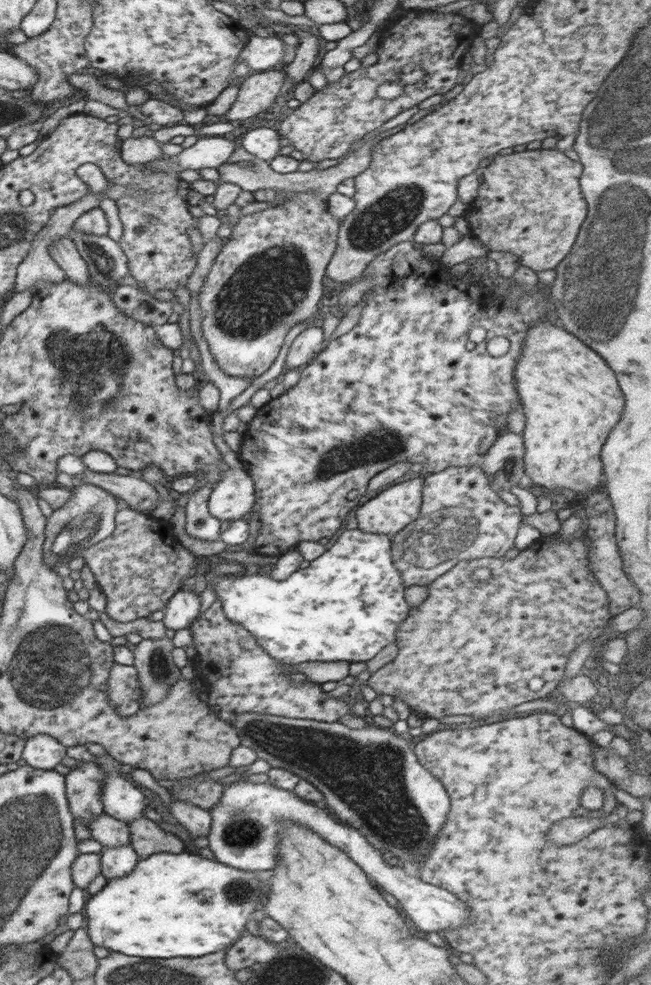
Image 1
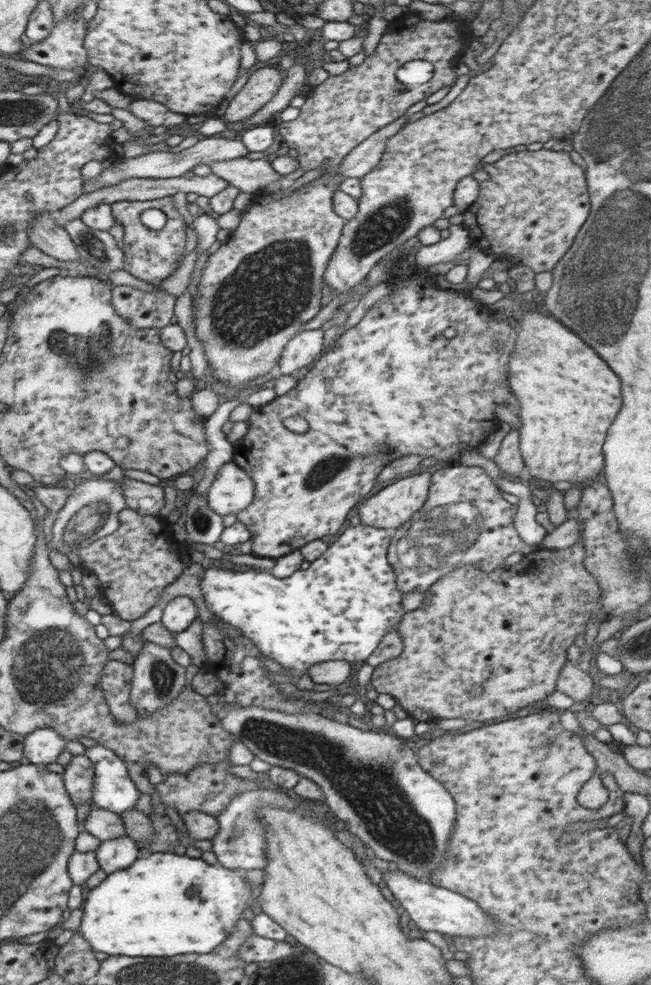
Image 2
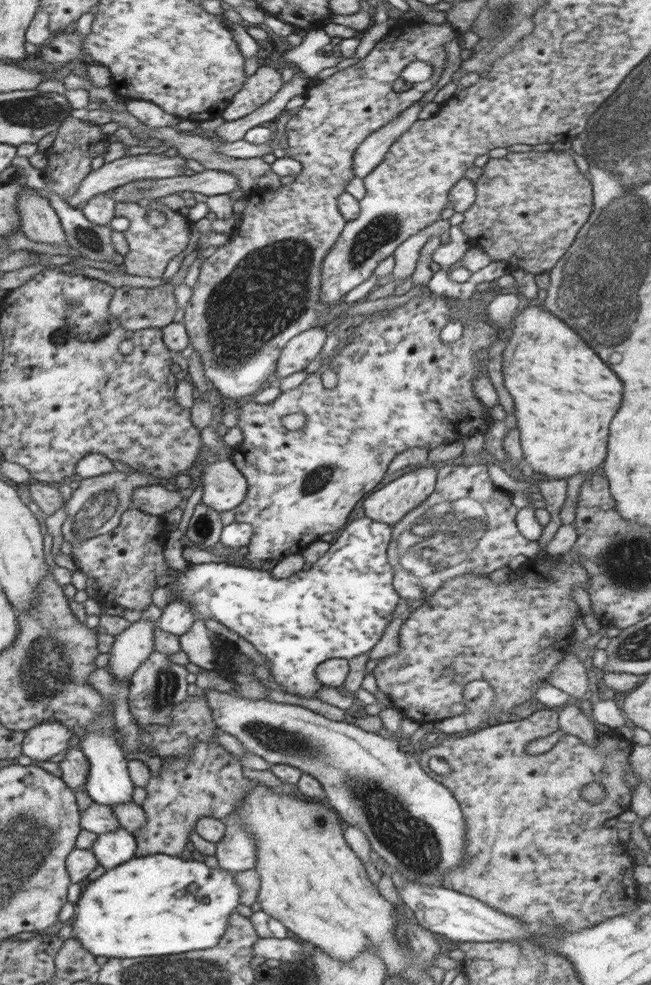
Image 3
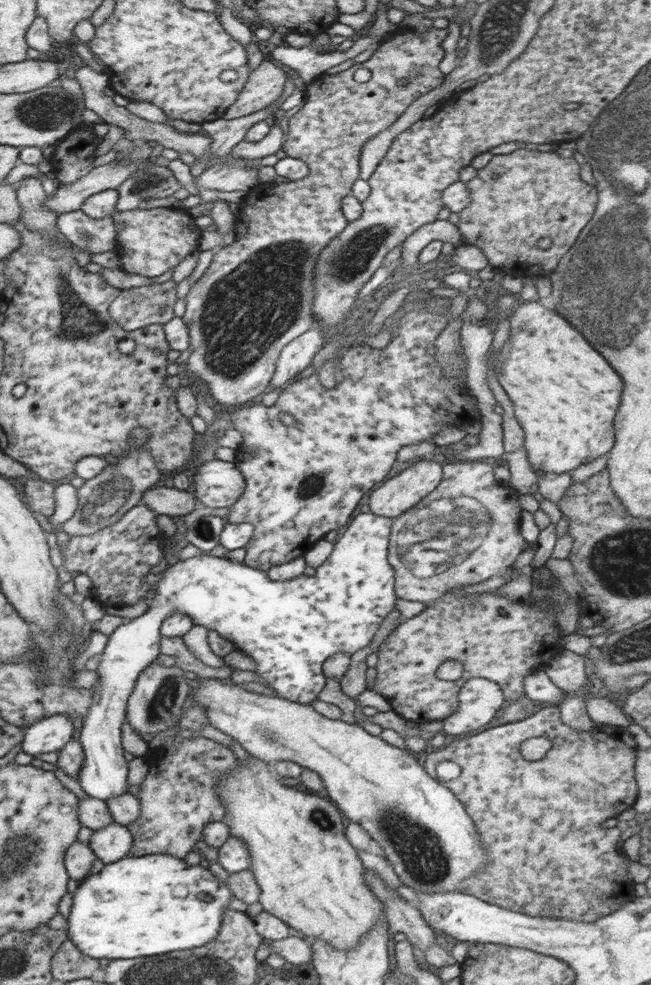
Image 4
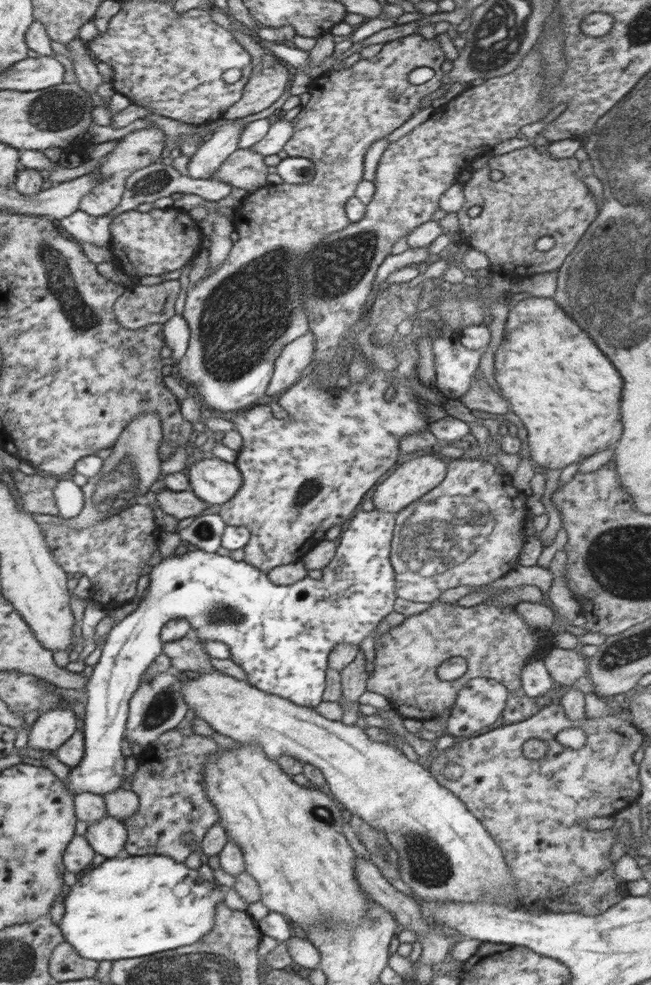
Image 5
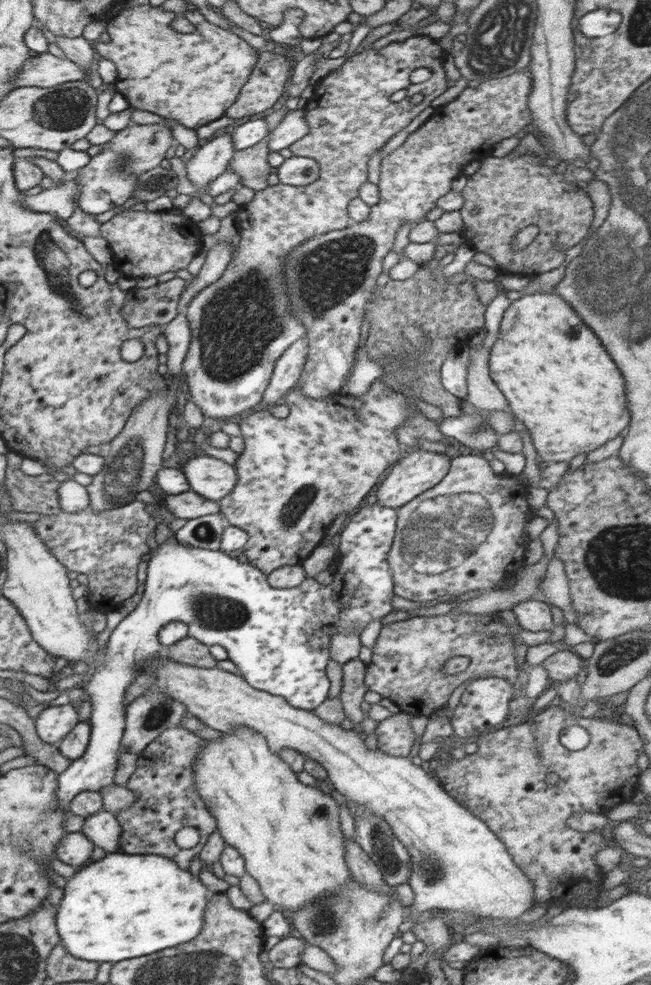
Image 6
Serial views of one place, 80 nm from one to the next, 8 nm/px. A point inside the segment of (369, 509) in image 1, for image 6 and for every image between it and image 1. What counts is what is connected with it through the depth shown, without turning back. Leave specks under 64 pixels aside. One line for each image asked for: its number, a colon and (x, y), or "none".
2: (396, 504)
3: (390, 504)
4: (403, 491)
5: (411, 480)
6: (418, 472)

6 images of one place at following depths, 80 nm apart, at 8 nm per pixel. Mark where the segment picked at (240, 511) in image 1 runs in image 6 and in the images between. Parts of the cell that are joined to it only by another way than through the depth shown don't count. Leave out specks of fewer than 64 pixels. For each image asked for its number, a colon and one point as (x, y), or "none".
2: (233, 490)
3: (225, 487)
4: (219, 484)
5: (215, 481)
6: (212, 478)

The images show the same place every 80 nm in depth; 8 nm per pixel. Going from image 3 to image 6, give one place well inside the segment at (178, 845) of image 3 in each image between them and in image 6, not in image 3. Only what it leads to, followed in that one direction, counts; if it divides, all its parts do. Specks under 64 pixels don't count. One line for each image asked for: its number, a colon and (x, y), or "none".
4: (178, 797)
5: (169, 782)
6: (163, 781)

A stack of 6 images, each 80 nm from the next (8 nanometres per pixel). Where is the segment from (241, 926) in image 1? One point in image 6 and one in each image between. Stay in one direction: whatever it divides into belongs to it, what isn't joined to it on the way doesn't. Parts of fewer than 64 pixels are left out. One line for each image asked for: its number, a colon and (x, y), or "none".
2: (163, 905)
3: (159, 904)
4: (137, 906)
5: (130, 906)
6: (124, 906)

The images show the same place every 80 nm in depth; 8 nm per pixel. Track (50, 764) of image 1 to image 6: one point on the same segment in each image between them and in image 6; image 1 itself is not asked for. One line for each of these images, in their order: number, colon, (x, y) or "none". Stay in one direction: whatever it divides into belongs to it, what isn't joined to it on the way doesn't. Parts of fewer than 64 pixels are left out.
2: (42, 747)
3: (46, 740)
4: (48, 735)
5: (53, 728)
6: (53, 724)

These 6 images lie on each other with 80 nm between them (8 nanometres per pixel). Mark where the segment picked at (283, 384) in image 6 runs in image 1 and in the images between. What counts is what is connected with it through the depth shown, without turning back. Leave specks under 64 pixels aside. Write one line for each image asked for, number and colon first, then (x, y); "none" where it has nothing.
1: (308, 344)
2: (304, 349)
3: (299, 351)
4: (298, 354)
5: (296, 355)

